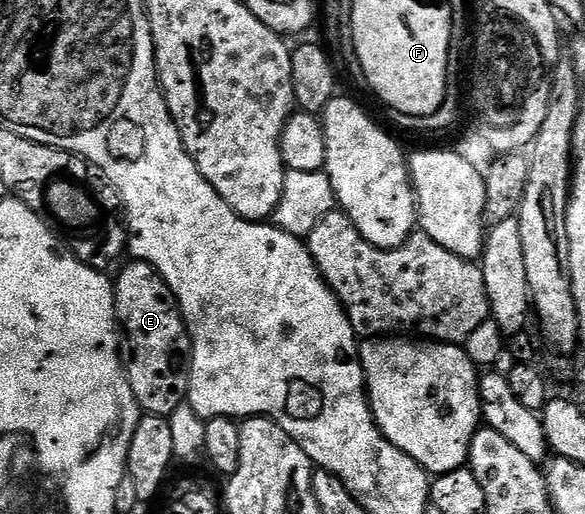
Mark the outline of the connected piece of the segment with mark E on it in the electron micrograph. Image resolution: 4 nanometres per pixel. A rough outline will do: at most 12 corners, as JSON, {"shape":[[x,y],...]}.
{"shape":[[126,261],[113,282],[131,392],[168,419],[191,343],[171,288]]}

